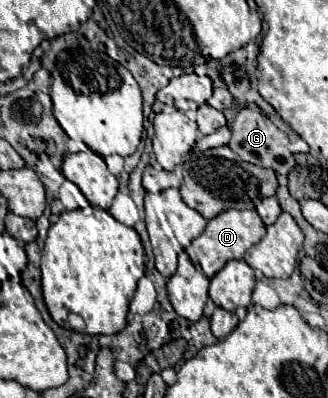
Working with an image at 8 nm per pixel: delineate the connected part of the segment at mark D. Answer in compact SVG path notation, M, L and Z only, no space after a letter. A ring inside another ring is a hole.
M225 210L219 216L211 218L207 222L207 228L203 230L201 236L197 236L189 246L187 246L187 254L191 258L193 264L199 264L205 272L207 278L215 276L215 272L219 272L229 260L233 258L243 258L245 250L249 250L249 246L257 244L261 238L265 236L265 224L261 222L259 214L255 210Z

